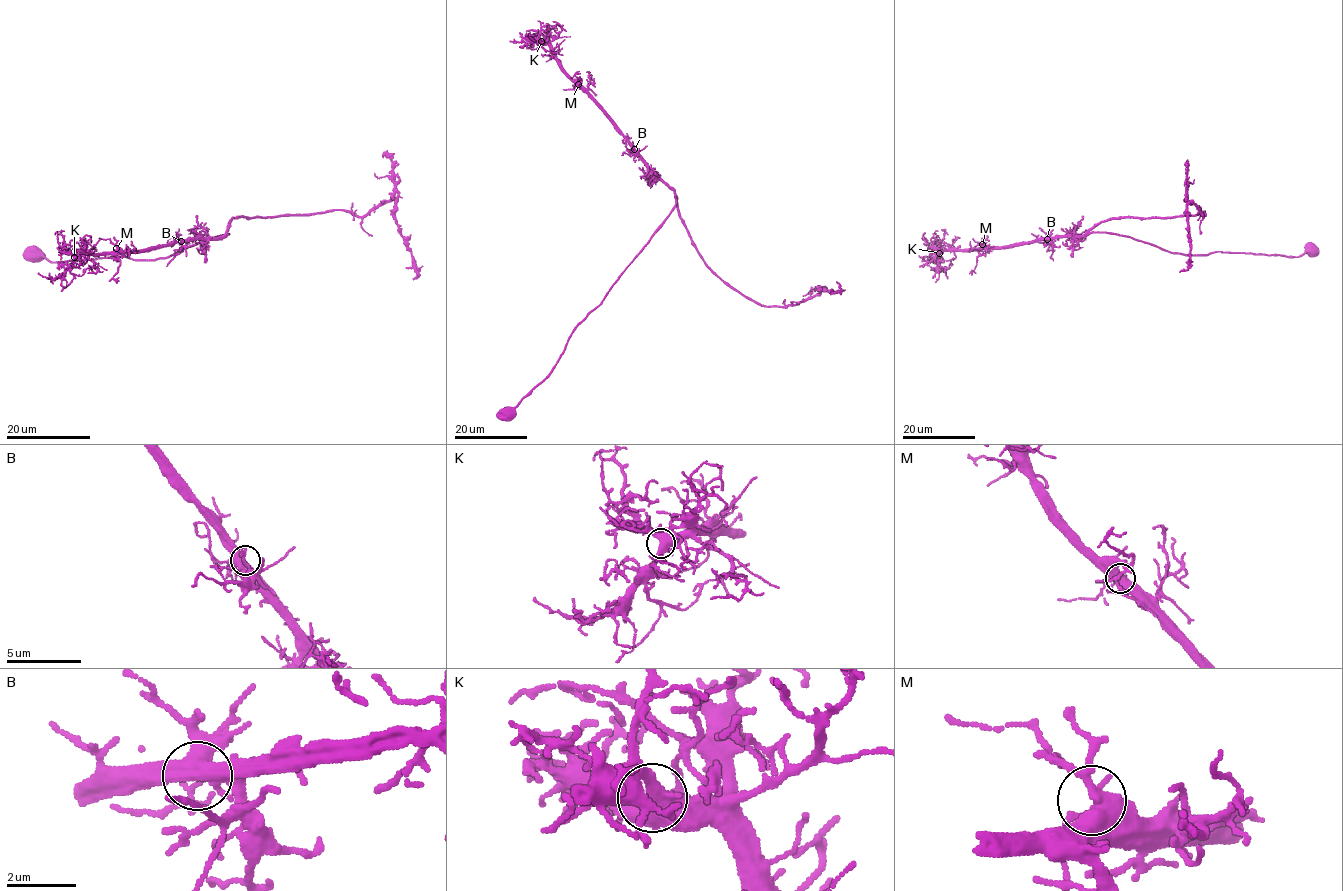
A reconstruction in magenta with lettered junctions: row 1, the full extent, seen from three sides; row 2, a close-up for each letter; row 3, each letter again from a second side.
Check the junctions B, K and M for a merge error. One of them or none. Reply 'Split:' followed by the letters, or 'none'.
Split: none

